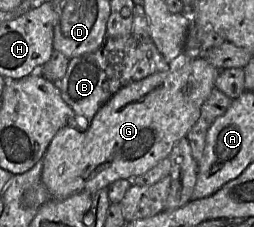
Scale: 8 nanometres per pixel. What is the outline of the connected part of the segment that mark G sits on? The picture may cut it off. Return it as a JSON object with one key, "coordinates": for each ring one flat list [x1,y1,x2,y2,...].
{"coordinates":[[203,57,178,61,175,69,120,88,100,107,86,131,62,127,43,156,41,181,51,199,65,199,81,191,94,194,118,179,133,179,169,157,174,145,199,119,201,106,216,88,219,72]]}

